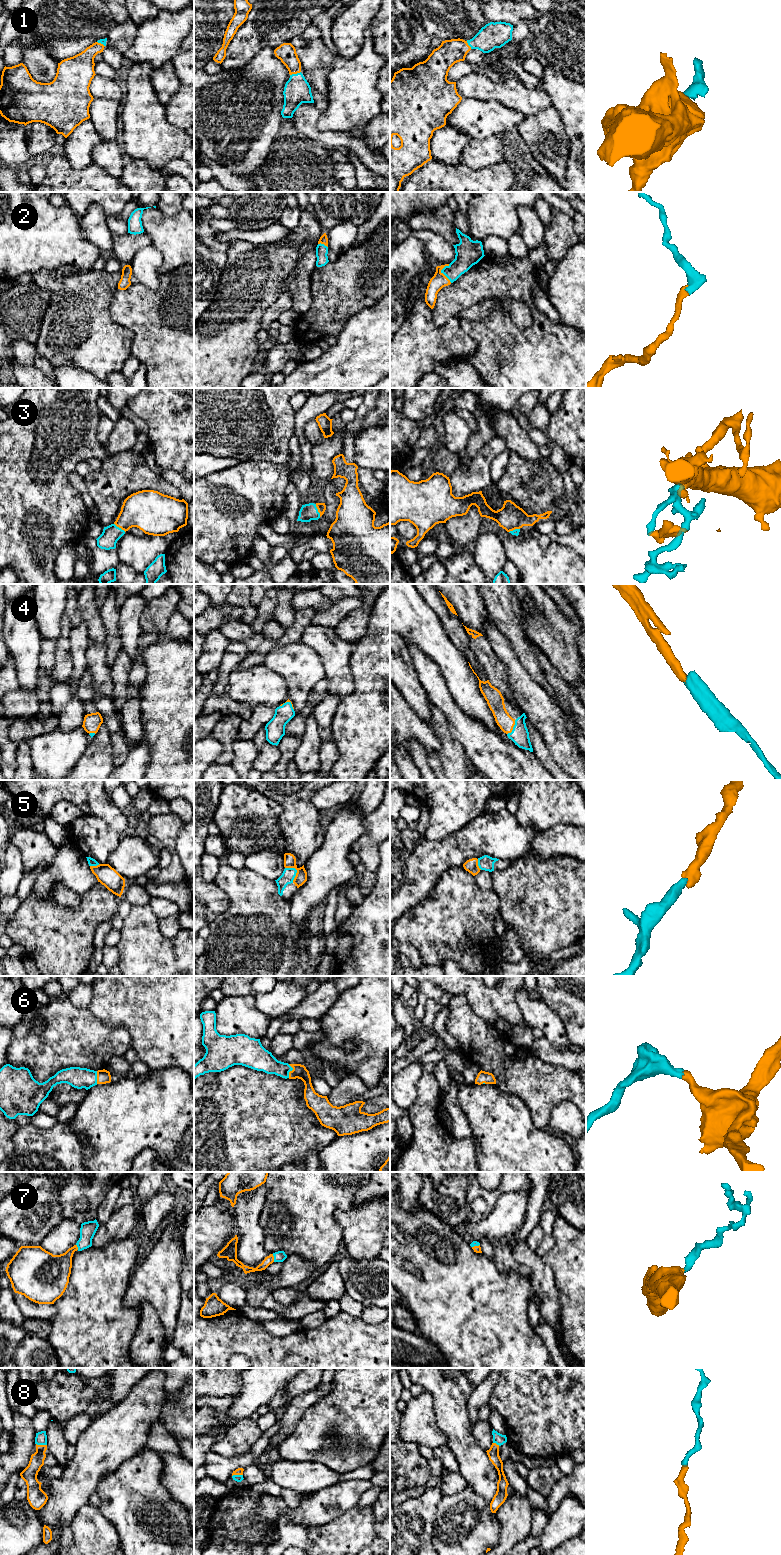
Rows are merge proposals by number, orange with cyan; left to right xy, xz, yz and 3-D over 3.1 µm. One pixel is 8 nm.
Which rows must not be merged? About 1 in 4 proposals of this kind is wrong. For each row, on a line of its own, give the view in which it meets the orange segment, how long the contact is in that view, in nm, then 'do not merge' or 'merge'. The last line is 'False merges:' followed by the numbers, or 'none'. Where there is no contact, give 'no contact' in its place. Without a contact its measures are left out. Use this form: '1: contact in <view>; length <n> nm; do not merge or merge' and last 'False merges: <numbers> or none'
1: contact in xz; length 90 nm; merge
2: contact in yz; length 150 nm; merge
3: contact in xz; length 110 nm; merge
4: contact in yz; length 140 nm; merge
5: contact in xz; length 140 nm; merge
6: contact in xz; length 110 nm; merge
7: contact in xz; length 70 nm; merge
8: contact in xy; length 90 nm; merge
False merges: none

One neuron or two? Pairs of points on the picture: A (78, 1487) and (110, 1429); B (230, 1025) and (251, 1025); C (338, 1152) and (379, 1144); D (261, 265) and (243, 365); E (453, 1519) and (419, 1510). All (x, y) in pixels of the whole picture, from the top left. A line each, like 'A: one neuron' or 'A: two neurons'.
A: one neuron
B: one neuron
C: one neuron
D: one neuron
E: two neurons

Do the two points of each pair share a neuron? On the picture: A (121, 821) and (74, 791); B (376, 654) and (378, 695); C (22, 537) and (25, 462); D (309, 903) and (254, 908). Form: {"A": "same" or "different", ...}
{"A": "same", "B": "same", "C": "same", "D": "different"}

